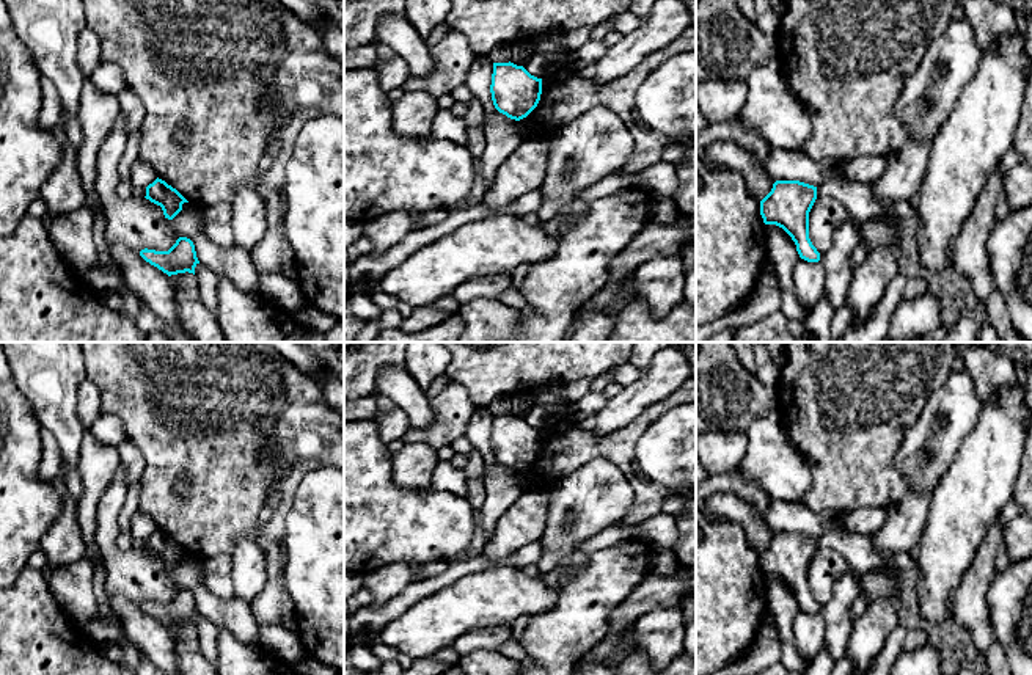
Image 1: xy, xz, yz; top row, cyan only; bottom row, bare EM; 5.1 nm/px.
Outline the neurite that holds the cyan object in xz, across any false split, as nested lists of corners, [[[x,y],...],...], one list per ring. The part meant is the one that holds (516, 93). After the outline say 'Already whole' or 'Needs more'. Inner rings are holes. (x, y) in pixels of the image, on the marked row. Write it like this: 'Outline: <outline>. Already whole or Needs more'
Outline: [[[511,61],[493,63],[490,93],[500,113],[520,121],[537,107],[542,94],[542,78]]]. Already whole

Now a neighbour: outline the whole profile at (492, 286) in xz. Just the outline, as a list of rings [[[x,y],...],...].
[[[512,273],[474,276],[470,281],[462,283],[452,290],[452,295],[459,305],[478,298],[500,298],[512,286]]]

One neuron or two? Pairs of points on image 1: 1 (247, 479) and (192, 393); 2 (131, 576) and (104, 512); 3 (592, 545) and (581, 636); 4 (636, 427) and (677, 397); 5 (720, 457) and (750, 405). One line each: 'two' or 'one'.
1: one
2: one
3: two
4: one
5: two

